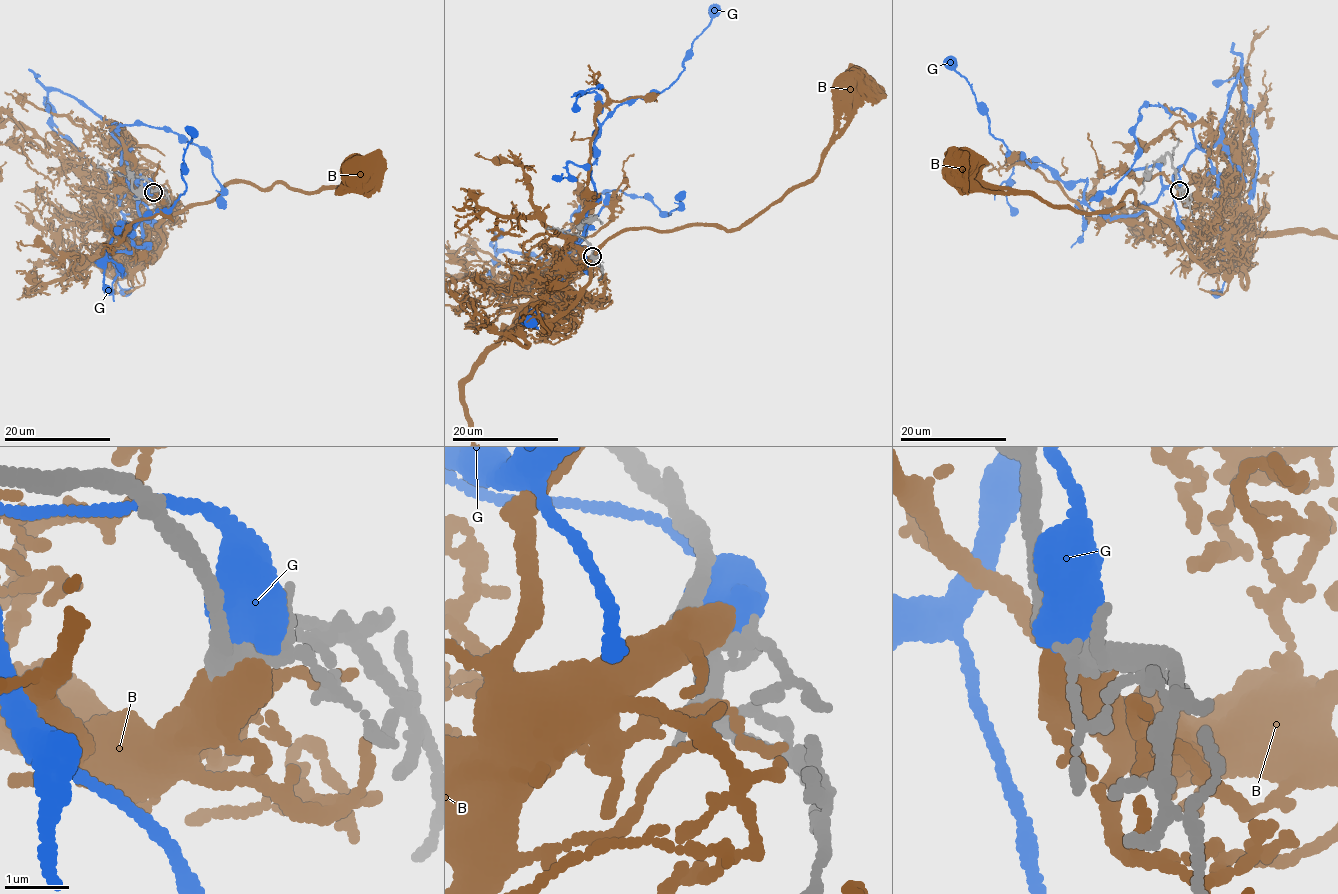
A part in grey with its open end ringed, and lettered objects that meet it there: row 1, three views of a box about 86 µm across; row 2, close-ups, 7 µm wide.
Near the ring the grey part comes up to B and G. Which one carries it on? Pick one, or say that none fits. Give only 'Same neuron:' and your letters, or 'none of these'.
Same neuron: B

